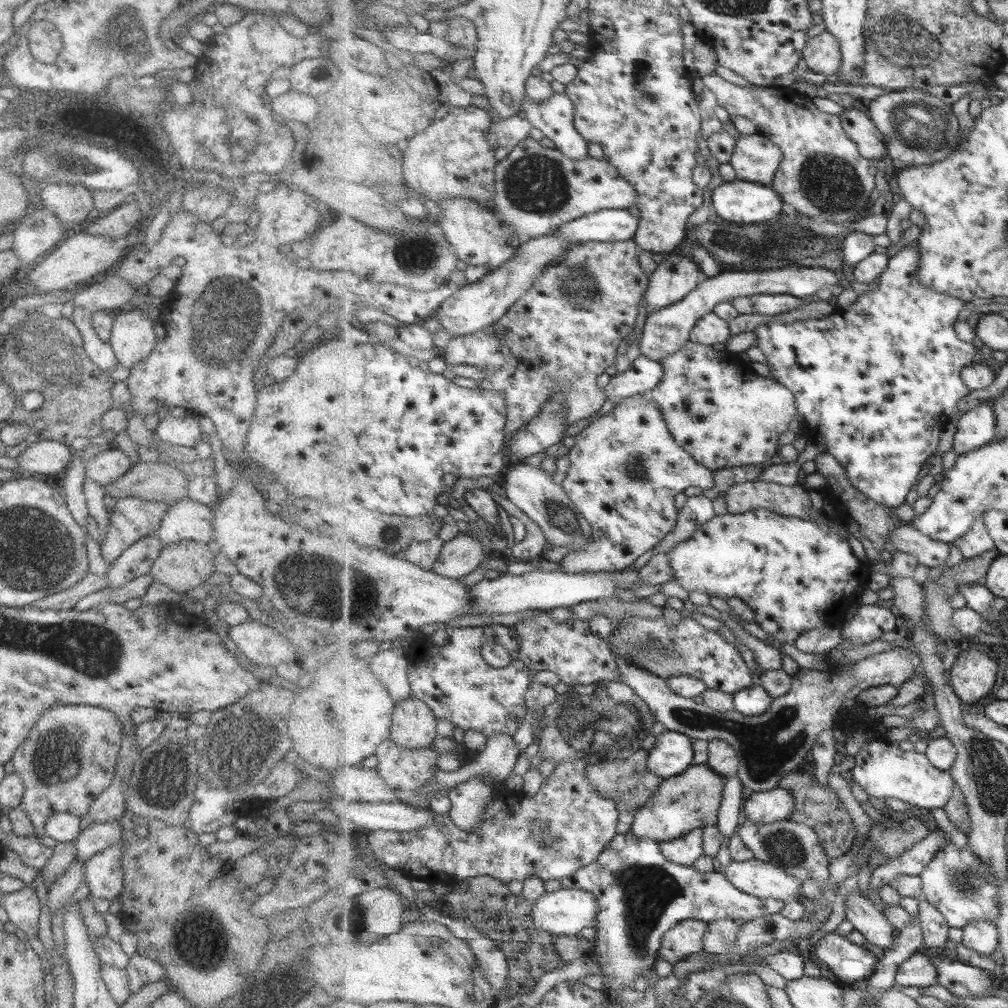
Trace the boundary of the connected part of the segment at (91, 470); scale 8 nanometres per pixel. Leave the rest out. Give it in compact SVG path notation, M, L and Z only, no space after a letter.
M112 447L85 462L86 476L98 485L106 486L124 475L132 465L131 456Z

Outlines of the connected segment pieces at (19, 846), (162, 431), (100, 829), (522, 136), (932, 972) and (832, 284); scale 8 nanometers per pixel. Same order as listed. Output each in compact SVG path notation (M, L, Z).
M16 834L8 836L8 842L4 847L10 847L26 867L32 867L40 871L47 865L52 856L53 848L42 843L42 840L36 835L21 837Z
M168 414L160 421L154 432L164 442L190 448L206 438L198 425L198 418L194 416L183 418Z
M118 820L91 823L73 840L77 859L86 861L92 858L94 854L101 853L105 848L119 842L123 834L124 830Z
M516 115L496 121L488 137L492 146L512 149L530 138L534 127L530 119Z
M916 953L908 962L904 962L898 970L898 985L901 986L934 986L940 980L940 969L934 965L930 957L924 953Z
M789 265L782 268L736 271L724 270L717 277L705 278L693 293L690 293L682 302L678 302L662 311L648 316L645 330L641 336L641 350L644 356L662 363L662 360L682 350L690 341L692 333L700 320L715 311L720 302L734 301L759 294L793 294L803 299L815 299L820 290L834 290L838 292L843 288L842 278L836 271L822 267L802 267Z

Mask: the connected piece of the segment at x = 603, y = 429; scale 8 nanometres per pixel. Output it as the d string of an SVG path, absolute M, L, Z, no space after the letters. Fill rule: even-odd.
M646 393L628 397L608 414L594 420L576 436L575 447L569 458L572 467L563 482L566 490L594 527L594 540L578 552L570 552L561 562L561 570L566 573L619 572L630 568L646 552L656 548L670 532L678 526L681 510L676 506L676 496L686 492L690 486L702 489L716 487L714 471L697 462L684 449L668 426L660 403Z

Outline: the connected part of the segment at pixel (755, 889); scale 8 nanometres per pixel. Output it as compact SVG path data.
M758 859L732 861L723 868L723 874L740 890L758 898L776 898L789 902L791 898L800 898L802 895L804 881L773 862Z

